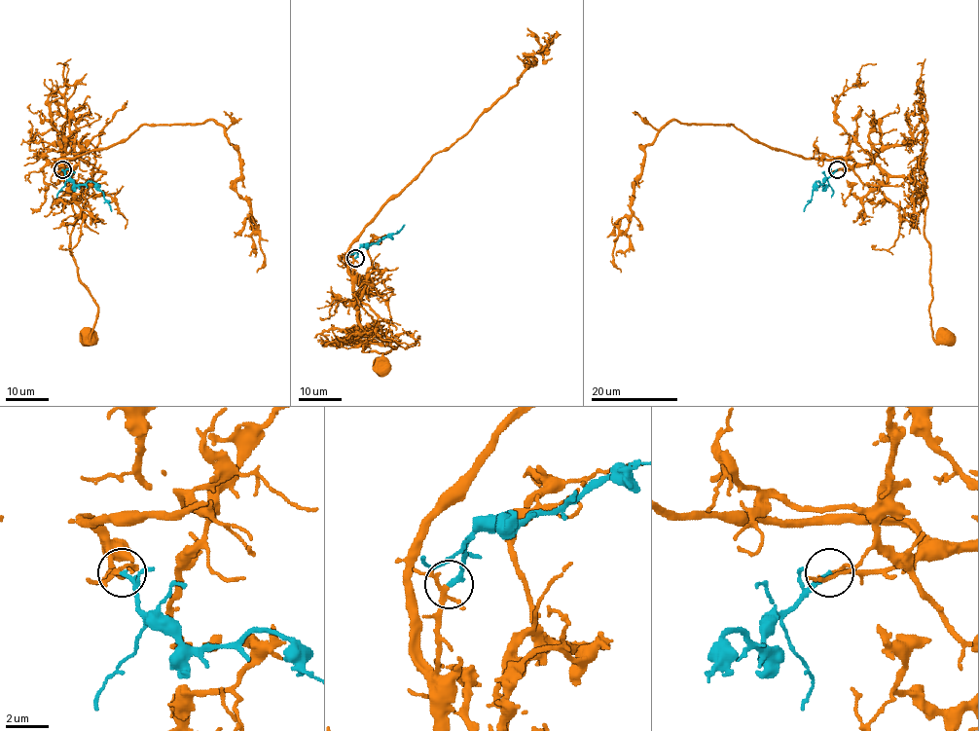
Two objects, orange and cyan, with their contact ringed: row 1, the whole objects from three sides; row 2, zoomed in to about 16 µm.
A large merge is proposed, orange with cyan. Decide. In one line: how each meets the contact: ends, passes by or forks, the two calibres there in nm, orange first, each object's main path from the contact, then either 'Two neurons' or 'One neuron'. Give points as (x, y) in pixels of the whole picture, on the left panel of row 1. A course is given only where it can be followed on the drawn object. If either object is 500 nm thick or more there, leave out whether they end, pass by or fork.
At the ring orange forks. At the ring cyan ends. Thickness 140 nm (orange) against 240 nm. Course of orange: (62, 169), (61, 164), (64, 176), (75, 183), (71, 256), (78, 280), (97, 308), (90, 336). Course of cyan: (62, 169), (65, 177), (75, 185), (93, 182), (103, 193), (111, 211). One neuron

